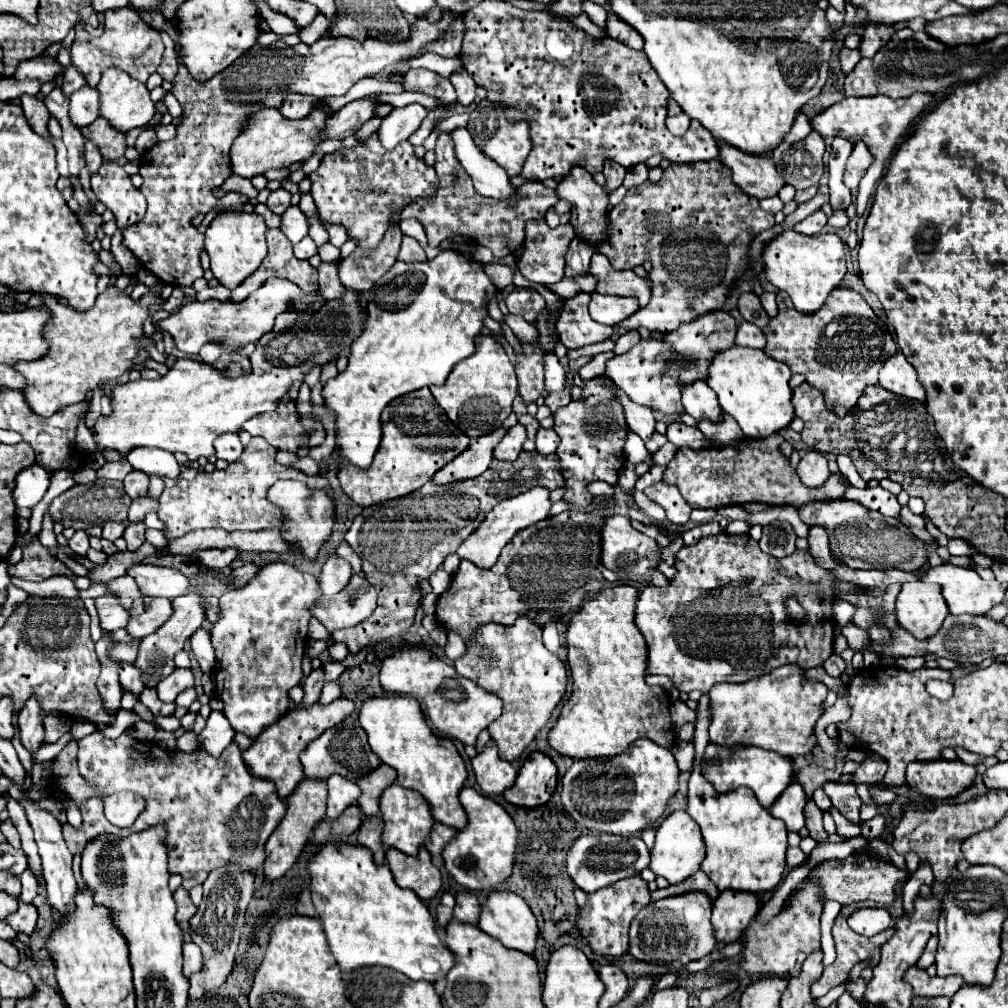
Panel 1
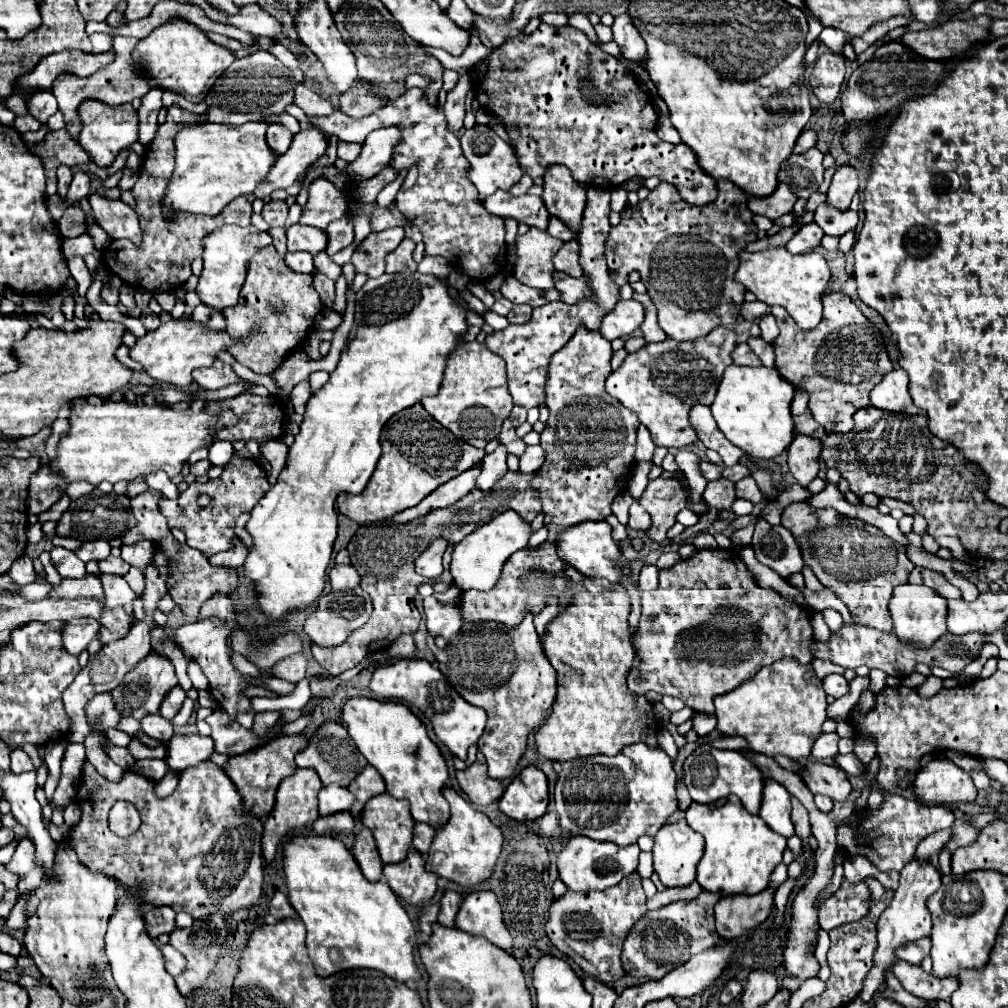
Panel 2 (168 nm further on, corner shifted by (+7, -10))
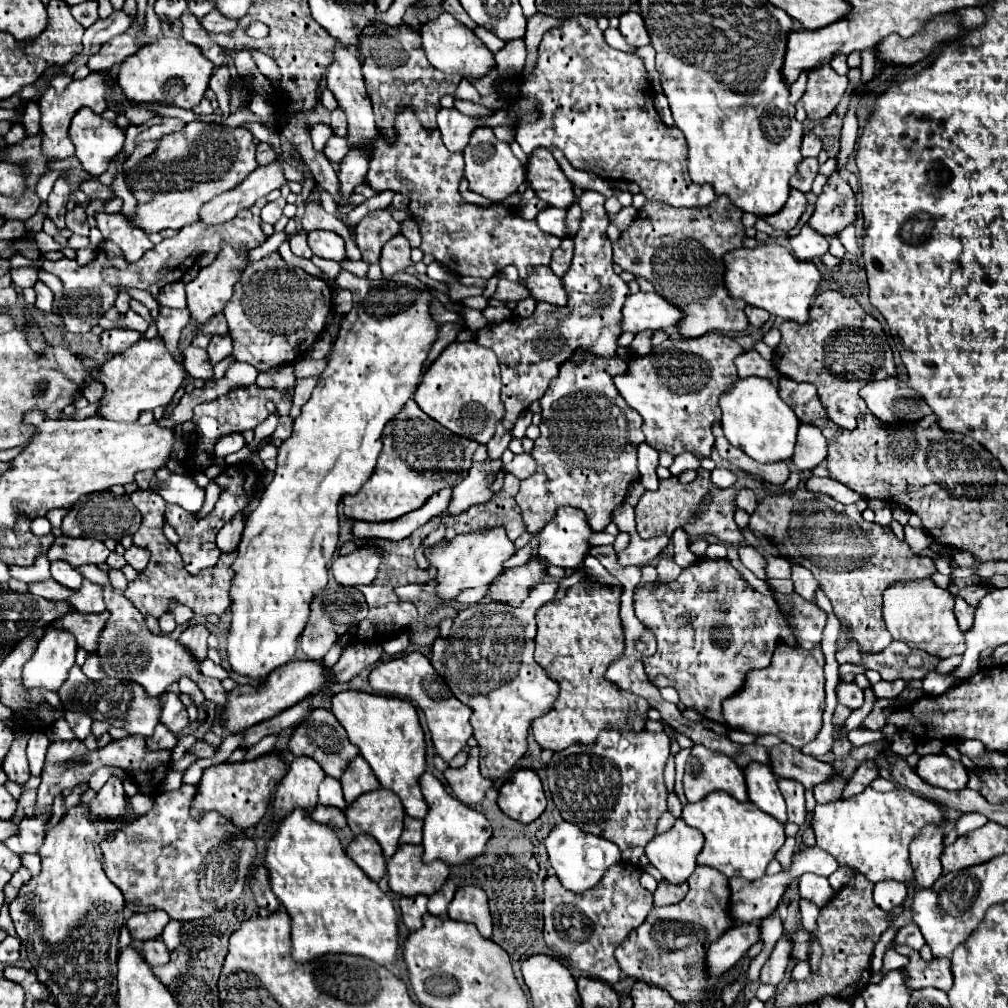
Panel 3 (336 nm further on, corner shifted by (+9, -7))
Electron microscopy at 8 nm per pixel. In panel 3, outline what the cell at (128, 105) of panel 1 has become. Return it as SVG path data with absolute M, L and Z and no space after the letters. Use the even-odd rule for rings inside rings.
M90 108L78 110L70 124L70 140L76 146L76 156L92 176L106 172L110 160L120 152L124 138L124 130L116 122L94 114Z

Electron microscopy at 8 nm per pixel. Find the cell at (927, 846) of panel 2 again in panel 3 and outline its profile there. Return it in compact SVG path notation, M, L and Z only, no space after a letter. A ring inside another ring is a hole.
M962 814L962 816L960 816L960 820L954 824L954 830L956 830L956 832L958 832L958 836L960 836L960 834L972 832L972 830L976 830L976 828L984 826L986 822L988 822L988 818L986 818L986 816L982 816L982 814Z

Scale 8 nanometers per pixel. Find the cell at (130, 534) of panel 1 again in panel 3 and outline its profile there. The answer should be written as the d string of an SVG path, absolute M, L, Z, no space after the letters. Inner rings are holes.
M132 546L132 548L128 548L128 550L124 552L124 558L126 558L126 562L128 562L134 570L140 572L140 570L148 564L148 560L150 560L150 552L148 552L146 548Z

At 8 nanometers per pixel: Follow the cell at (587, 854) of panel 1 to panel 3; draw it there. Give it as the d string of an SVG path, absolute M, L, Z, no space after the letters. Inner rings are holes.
M570 822L556 824L556 828L550 832L544 844L558 880L562 882L564 888L572 892L582 892L598 886L598 882L602 880L602 874L606 874L610 866L616 866L618 862L622 862L620 850L618 846L614 846L614 842L606 838L598 838L596 834L582 834L582 830L578 830L578 826Z

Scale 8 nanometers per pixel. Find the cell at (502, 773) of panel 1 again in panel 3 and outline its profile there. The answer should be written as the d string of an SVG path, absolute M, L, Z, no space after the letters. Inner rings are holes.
M476 748L470 750L468 754L468 762L462 768L448 768L444 772L450 788L454 790L456 798L466 804L466 806L474 806L480 804L486 796L486 792L492 788L492 780L484 778L480 774L478 768L478 752Z

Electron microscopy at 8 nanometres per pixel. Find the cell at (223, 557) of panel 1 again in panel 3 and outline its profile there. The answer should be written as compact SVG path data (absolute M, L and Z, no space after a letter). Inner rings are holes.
M238 514L238 516L234 516L234 518L218 532L216 544L218 544L218 548L220 548L224 554L236 552L238 542L240 542L240 534L242 534L242 528L244 528L244 520L242 520L242 514Z

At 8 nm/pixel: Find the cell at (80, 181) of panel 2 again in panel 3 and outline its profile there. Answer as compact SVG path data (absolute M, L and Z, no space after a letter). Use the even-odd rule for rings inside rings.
M88 180L88 182L82 182L80 186L78 186L88 198L102 198L102 200L108 200L108 198L112 198L114 194L112 194L112 190L108 188L108 186L104 186L104 184L100 184L100 182L94 182L94 180Z

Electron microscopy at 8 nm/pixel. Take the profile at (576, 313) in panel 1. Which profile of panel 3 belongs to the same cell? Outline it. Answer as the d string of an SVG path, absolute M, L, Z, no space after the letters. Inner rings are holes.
M574 354L570 362L562 362L558 376L550 380L546 394L540 398L540 436L532 448L532 456L536 458L538 468L530 478L522 480L516 494L516 504L522 508L528 532L536 534L542 530L542 526L554 518L558 506L572 506L586 512L590 516L590 526L596 532L602 532L612 522L612 510L624 502L630 482L638 478L636 448L640 442L644 442L642 416L626 406L612 382L612 376L624 374L626 368L628 364L618 356L594 358L594 354Z

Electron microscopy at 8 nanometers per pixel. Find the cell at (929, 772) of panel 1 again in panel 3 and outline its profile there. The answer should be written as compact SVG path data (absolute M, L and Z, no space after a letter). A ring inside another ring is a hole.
M946 754L922 756L916 766L918 776L936 788L944 790L964 790L968 786L968 772L962 762L948 758Z

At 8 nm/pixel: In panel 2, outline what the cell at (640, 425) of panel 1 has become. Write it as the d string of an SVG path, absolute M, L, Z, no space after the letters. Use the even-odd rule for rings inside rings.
M640 425L638 443L636 443L636 461L652 461L654 449L656 449L656 445L652 443L648 429L644 429L644 425Z

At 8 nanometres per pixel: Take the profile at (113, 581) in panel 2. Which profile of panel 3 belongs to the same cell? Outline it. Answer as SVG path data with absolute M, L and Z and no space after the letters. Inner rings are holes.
M82 582L82 588L68 598L68 604L78 612L104 612L106 604L102 598L102 586L94 586L94 582Z

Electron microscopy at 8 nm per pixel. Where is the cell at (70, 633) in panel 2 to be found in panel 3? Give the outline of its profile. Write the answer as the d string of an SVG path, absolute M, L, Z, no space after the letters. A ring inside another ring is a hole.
M48 624L32 660L28 660L22 670L24 686L28 690L30 688L58 690L68 678L70 668L74 666L76 648L78 646L74 642L74 634L54 630L54 626Z

